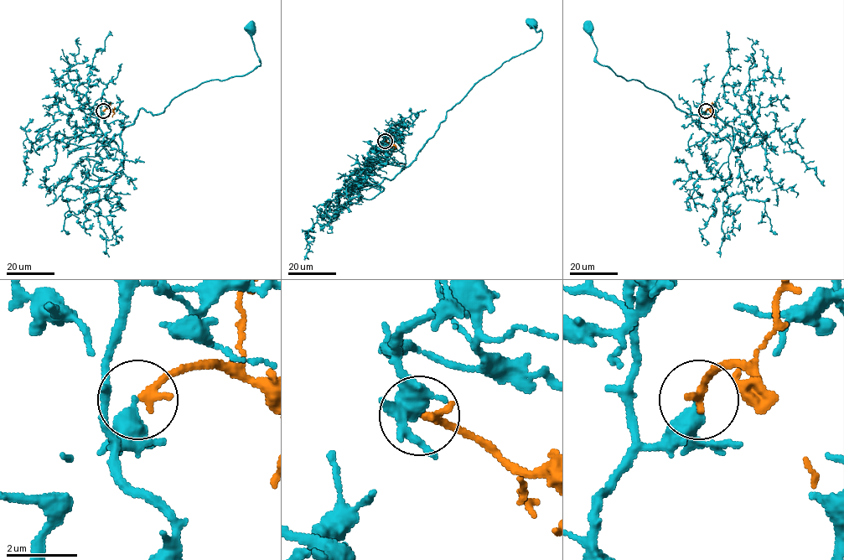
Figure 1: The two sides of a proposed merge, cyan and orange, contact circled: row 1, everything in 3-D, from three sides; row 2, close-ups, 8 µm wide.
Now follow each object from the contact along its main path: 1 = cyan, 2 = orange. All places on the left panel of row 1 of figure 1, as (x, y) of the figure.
1: (102, 111), (106, 137), (121, 148), (121, 131), (141, 108), (160, 114), (200, 84), (258, 66), (251, 28)
2: (102, 111), (111, 109), (114, 113), (111, 116)

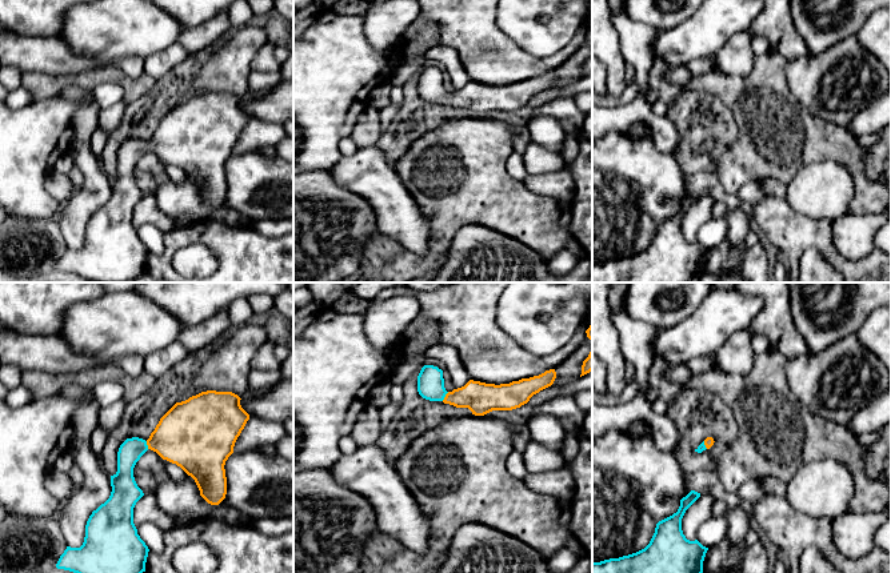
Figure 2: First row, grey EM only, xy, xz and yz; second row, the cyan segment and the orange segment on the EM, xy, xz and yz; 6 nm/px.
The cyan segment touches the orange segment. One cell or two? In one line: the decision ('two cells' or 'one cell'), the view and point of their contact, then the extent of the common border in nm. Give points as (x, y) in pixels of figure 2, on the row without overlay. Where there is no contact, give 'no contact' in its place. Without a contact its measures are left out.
one cell; contact xz (444, 97); length 70 nm

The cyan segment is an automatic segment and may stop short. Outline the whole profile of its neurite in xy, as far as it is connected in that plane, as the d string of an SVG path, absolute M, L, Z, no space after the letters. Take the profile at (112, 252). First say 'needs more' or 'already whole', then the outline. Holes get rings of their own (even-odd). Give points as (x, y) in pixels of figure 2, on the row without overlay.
needs more; M207 92L176 104L159 123L149 140L127 140L117 153L117 173L111 177L109 200L89 217L80 249L67 248L56 269L77 275L88 283L131 283L145 273L148 248L137 236L133 209L144 197L133 179L133 169L148 152L180 168L191 177L200 197L211 207L219 207L227 196L225 163L244 131L249 116L241 109L240 99L232 93Z

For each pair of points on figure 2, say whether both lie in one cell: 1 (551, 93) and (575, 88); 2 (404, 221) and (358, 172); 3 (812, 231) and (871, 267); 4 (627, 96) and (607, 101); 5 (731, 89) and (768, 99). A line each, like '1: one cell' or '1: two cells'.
1: one cell
2: one cell
3: one cell
4: one cell
5: one cell

